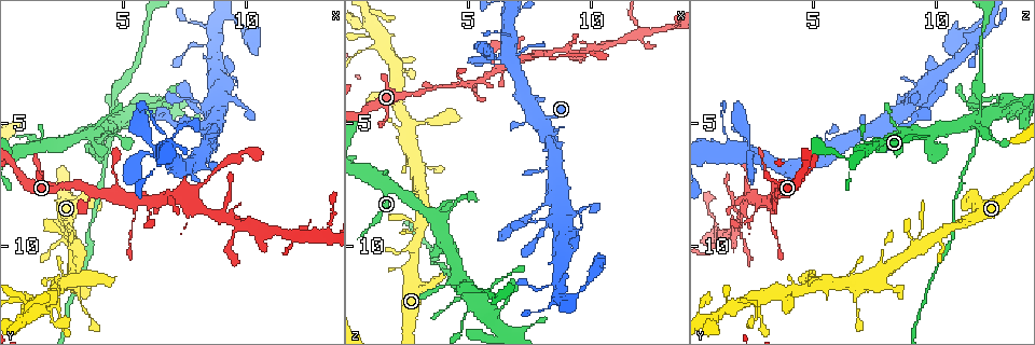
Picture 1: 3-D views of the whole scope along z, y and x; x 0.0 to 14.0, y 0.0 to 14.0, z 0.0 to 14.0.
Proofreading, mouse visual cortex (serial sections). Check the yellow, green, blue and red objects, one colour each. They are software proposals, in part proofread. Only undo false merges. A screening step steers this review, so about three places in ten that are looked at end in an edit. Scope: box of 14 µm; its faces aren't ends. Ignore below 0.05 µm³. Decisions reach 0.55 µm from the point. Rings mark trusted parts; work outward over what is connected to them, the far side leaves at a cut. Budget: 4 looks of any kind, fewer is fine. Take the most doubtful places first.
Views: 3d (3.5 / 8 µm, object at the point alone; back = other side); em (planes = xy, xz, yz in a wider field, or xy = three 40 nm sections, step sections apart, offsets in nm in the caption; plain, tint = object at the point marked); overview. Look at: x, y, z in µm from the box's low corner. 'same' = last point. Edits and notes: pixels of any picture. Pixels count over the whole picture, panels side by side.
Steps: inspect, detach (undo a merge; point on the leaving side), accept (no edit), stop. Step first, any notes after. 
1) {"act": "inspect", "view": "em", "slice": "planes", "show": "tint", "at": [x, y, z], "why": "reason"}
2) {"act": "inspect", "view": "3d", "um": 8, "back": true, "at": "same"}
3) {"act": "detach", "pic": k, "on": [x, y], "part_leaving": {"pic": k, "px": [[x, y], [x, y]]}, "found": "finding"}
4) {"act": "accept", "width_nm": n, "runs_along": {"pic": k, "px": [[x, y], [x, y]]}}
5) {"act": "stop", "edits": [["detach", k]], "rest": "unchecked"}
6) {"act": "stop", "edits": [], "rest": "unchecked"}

{"act": "inspect", "view": "3d", "um": 3.5, "at": [4.9, 7.9, 3.5], "why": "arms part here"}

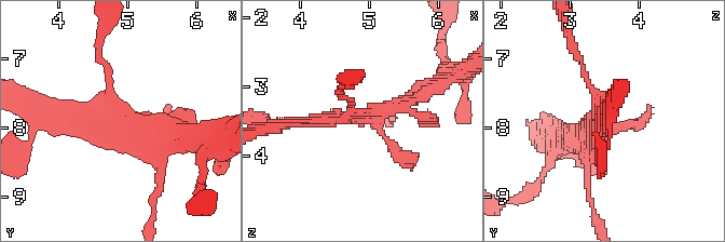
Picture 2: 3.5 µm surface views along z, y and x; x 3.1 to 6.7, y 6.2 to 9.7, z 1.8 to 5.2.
{"act": "inspect", "view": "em", "slice": "xy", "step": 5, "show": "tint", "at": [4.80, 7.95, 3.45], "why": "now the EM"}

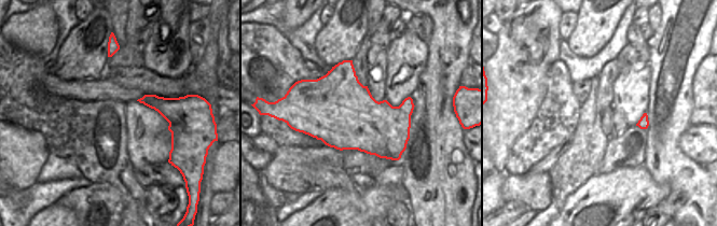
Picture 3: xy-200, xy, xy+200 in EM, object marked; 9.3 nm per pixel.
{"act": "accept", "runs_along": {"pic": 2, "px": [[284, 123], [383, 112], [420, 93]]}, "found": "all the same cell"}

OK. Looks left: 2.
{"act": "inspect", "view": "3d", "um": 3.5, "at": [2.1, 12.5, 2.7], "why": "a narrow waist"}

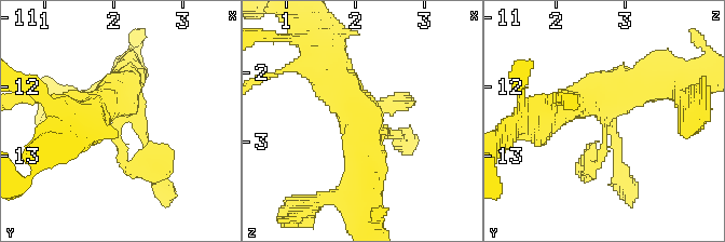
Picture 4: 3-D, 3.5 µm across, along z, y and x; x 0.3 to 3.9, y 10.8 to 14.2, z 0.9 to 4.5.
{"act": "inspect", "view": "em", "slice": "xy", "step": 2, "show": "tint", "at": [2.10, 12.40, 2.75]}

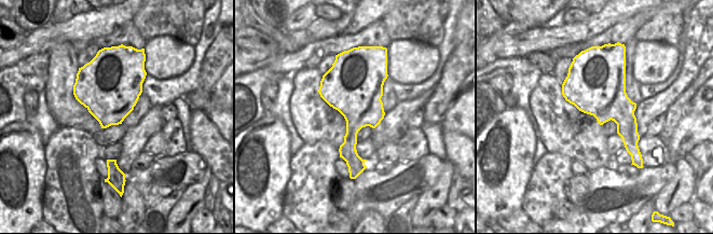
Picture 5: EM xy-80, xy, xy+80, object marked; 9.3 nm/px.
{"act": "accept", "found": "continuous, no second cell"}

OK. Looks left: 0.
{"act": "stop", "edits": [], "rest": "unchecked"}

